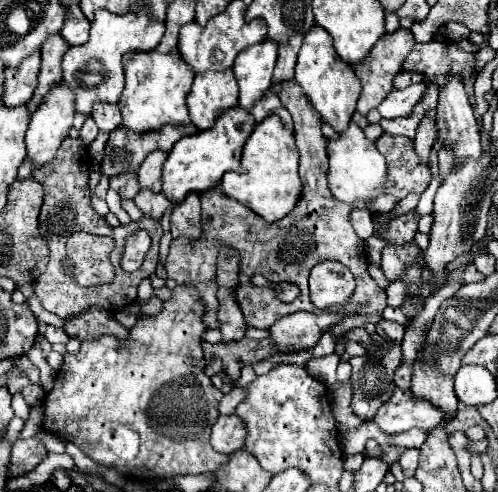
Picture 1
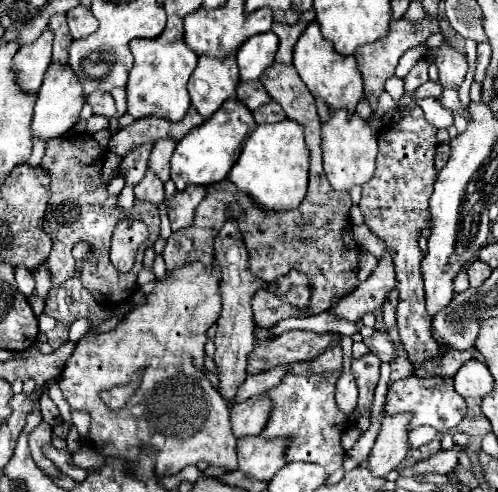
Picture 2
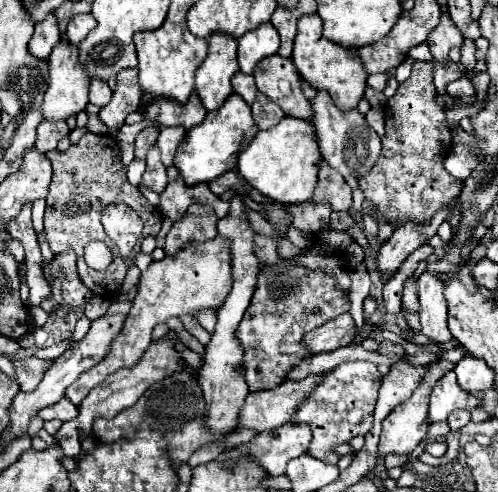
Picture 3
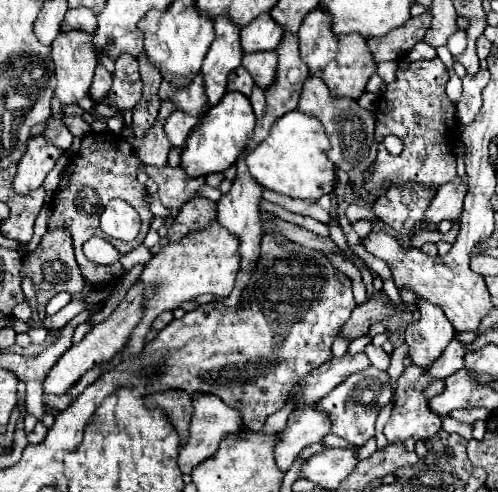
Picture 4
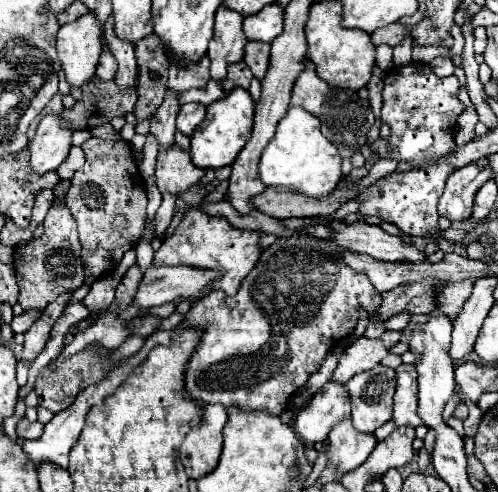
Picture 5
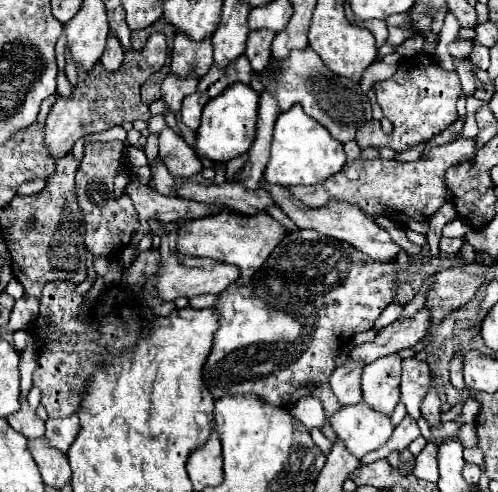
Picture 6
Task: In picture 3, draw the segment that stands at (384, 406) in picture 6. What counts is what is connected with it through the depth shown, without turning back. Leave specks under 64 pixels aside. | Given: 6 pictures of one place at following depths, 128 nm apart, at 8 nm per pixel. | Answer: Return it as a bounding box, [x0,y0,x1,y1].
[294,362,382,464]

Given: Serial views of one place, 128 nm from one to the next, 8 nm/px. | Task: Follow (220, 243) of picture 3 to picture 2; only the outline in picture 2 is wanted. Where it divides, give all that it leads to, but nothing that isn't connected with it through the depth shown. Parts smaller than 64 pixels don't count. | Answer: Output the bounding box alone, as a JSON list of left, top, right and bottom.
[58,260,238,476]

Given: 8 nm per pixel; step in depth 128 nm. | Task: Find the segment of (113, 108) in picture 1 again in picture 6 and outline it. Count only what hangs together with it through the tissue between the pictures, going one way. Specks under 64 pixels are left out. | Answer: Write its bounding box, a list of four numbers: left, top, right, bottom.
[100,34,124,72]

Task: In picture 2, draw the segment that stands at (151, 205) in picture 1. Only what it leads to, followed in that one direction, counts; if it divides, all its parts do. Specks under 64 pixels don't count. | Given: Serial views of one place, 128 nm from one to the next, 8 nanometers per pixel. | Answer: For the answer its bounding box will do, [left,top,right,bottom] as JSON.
[136,168,164,204]

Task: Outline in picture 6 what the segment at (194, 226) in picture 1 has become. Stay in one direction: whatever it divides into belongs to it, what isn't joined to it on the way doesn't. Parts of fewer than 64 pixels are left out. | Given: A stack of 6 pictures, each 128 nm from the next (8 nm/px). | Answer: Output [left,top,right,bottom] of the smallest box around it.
[158,128,202,176]

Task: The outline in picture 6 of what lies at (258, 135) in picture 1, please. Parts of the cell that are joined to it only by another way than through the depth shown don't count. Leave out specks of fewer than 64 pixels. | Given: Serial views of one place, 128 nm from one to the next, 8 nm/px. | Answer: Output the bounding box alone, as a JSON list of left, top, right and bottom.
[264,104,346,186]

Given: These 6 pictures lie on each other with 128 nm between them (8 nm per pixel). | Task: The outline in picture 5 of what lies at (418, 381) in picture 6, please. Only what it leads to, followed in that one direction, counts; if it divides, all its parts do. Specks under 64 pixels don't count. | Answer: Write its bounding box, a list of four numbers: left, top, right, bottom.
[394,364,420,426]

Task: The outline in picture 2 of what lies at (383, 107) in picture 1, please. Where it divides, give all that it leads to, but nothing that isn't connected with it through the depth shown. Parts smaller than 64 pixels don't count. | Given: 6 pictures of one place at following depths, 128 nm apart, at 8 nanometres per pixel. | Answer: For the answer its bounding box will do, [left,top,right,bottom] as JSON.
[416,82,442,100]

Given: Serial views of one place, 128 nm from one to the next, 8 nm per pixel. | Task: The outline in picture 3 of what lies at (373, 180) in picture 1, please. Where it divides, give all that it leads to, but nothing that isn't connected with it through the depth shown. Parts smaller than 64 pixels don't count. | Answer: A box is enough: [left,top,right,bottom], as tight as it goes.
[310,90,380,176]

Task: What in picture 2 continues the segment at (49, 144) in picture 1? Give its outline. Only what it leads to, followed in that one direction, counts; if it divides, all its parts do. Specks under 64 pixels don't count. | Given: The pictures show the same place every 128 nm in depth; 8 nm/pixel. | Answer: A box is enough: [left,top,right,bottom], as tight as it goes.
[32,62,86,140]

